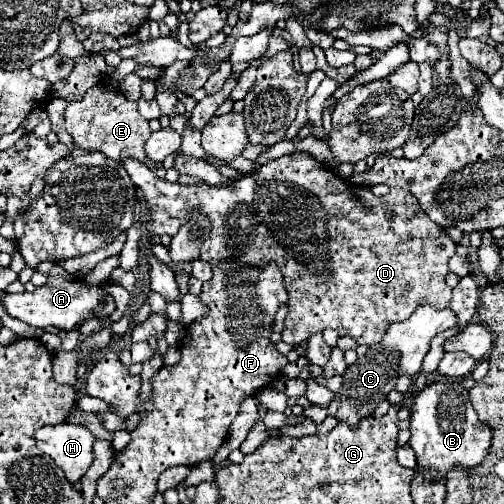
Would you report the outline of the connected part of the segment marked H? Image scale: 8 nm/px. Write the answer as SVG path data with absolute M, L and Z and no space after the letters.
M73 423L47 425L35 431L35 439L37 447L65 471L69 483L77 483L95 459L95 437L89 433L87 427Z

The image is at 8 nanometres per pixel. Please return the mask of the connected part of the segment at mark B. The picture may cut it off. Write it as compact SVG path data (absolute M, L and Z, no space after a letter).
M441 379L427 385L415 399L411 411L411 447L419 469L437 469L445 479L455 467L471 471L481 465L491 447L491 427L477 419L473 405L469 405L469 391L457 381Z

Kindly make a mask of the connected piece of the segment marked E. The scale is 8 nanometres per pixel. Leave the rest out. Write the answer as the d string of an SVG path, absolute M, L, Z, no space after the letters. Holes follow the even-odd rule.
M97 83L87 91L87 95L79 103L69 103L66 107L66 130L79 147L89 149L89 151L103 151L107 157L121 161L123 159L137 159L145 161L145 141L149 139L149 123L139 115L137 103L127 101L119 91L113 87ZM109 89L109 91L107 91Z

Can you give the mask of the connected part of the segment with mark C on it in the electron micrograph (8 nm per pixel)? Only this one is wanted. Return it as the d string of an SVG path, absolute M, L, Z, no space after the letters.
M421 305L417 307L417 311L399 323L393 323L389 327L389 331L385 333L385 339L375 345L369 347L367 353L363 357L359 357L353 365L347 367L347 371L343 373L343 385L339 391L339 411L337 411L337 421L339 423L351 423L353 427L359 423L359 419L367 419L373 415L375 407L387 399L389 391L395 389L395 381L399 375L417 375L423 359L429 351L431 339L449 329L455 327L457 317L451 309L445 311L437 311L429 305Z

